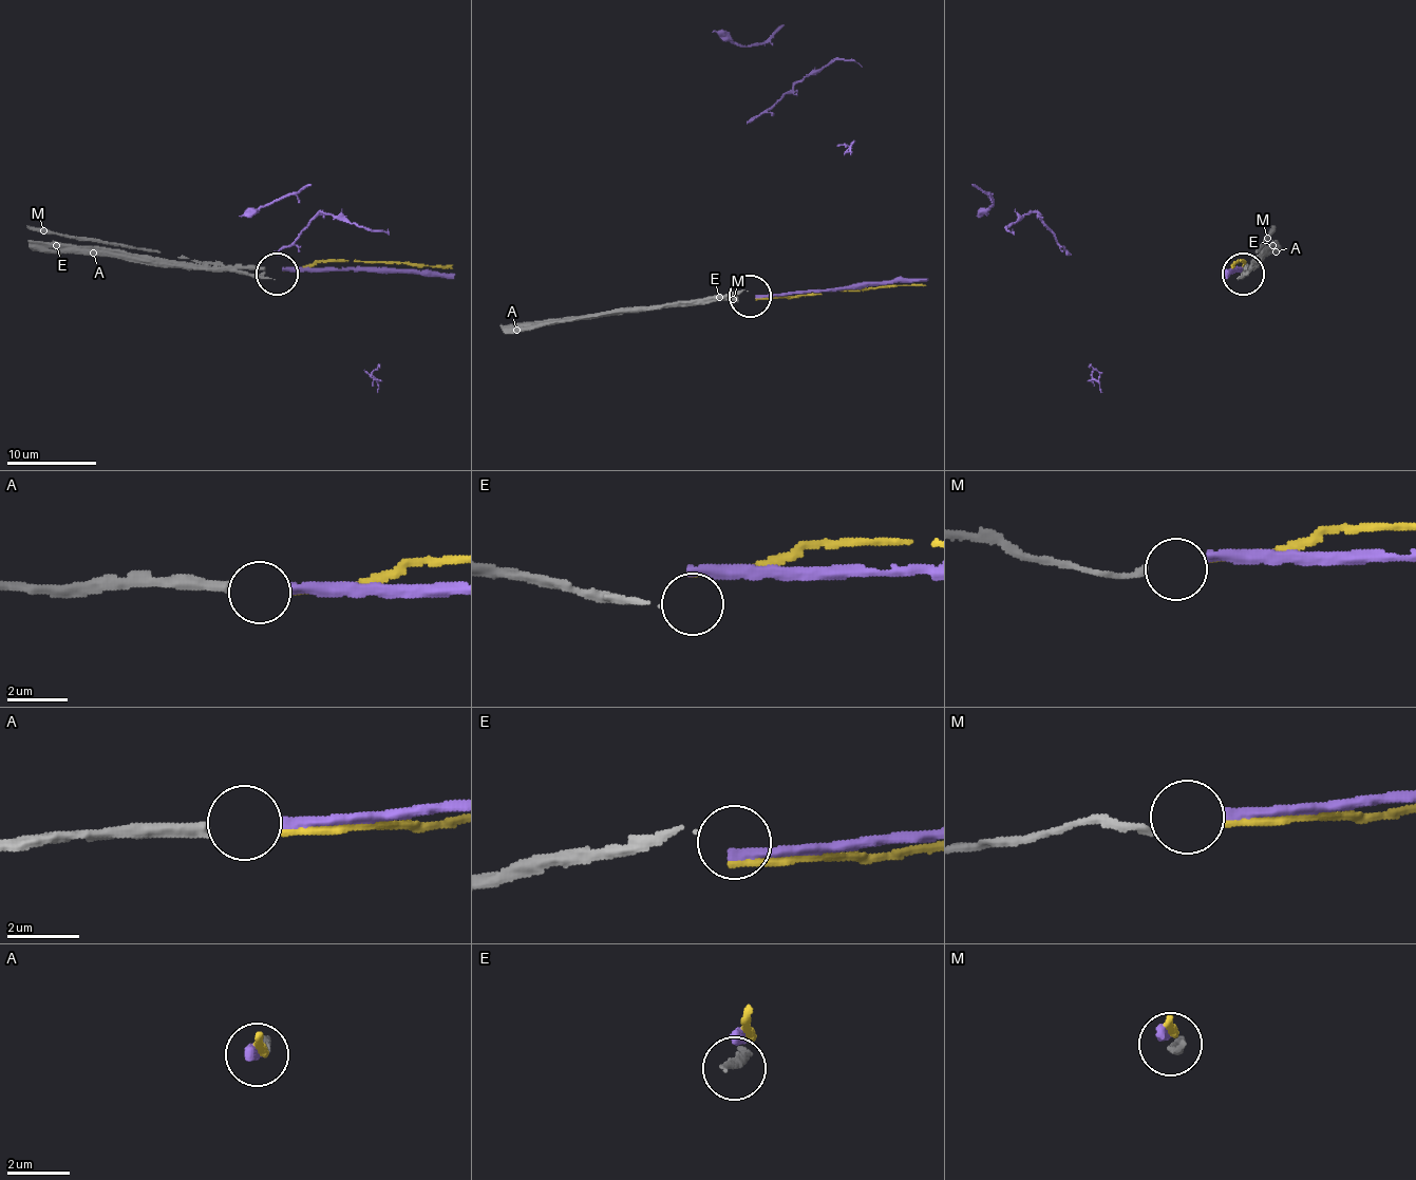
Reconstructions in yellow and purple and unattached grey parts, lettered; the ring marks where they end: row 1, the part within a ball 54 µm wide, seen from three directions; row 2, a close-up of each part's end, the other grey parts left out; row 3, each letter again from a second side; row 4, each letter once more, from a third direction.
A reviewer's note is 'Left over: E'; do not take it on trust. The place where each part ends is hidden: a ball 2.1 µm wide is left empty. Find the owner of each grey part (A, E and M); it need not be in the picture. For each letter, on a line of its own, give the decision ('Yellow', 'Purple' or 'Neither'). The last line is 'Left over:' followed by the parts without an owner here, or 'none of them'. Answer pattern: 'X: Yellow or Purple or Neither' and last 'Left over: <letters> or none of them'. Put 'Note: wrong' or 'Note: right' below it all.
A: Purple
E: Neither
M: Yellow
Left over: E
Note: right

